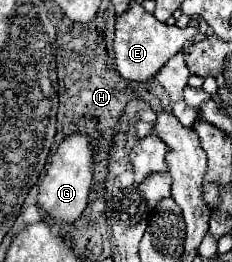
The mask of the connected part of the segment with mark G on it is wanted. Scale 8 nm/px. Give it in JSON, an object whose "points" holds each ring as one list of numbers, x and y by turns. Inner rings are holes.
{"points":[[81,132,67,136,57,146,53,156,49,158,47,172,45,172,43,182,39,186,37,204,41,208,45,208,53,218,59,218,59,220,73,222,75,218,79,218,87,206,87,196,91,190,91,182,93,182,91,166,93,166,93,146,91,146,89,138]]}

